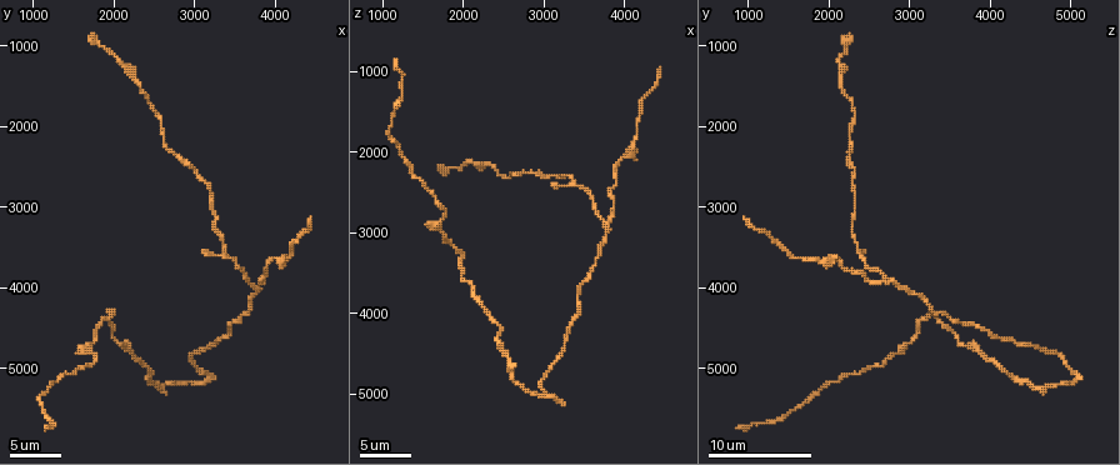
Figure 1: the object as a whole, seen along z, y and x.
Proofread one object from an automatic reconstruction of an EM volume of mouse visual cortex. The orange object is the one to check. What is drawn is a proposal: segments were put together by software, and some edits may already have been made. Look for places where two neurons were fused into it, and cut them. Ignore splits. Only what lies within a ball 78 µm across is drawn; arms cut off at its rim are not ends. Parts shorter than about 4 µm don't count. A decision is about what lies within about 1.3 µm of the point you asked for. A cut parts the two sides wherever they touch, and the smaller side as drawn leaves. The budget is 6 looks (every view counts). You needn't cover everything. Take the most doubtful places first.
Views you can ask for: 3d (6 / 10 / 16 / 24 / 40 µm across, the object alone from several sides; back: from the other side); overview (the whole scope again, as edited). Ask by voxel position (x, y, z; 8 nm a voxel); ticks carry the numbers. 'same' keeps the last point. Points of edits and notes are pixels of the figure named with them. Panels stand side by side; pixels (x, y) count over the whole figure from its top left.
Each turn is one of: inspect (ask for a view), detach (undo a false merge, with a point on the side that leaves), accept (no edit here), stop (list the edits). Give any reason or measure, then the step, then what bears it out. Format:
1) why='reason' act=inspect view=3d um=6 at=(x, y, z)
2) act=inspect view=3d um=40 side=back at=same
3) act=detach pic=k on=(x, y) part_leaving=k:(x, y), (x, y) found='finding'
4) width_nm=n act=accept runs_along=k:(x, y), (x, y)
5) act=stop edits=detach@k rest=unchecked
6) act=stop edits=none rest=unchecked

why='branch point' act=inspect view=3d um=10 at=(3800, 4000, 2850)

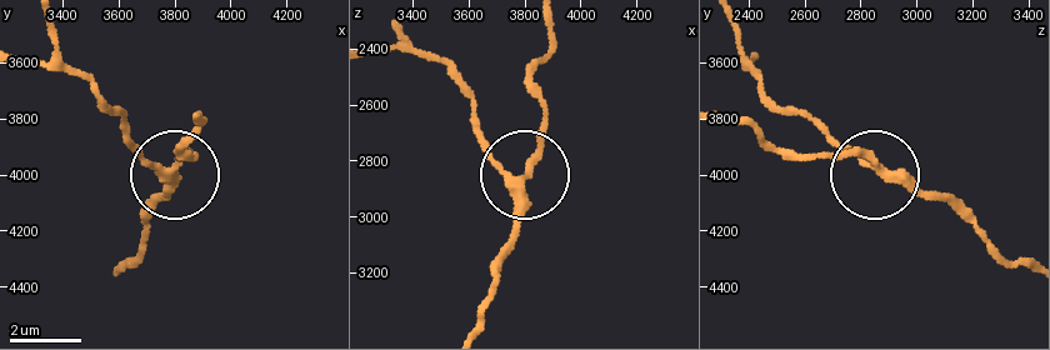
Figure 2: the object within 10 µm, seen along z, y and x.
width_nm=260 act=accept runs_along=2:(478, 323), (516, 233), (519, 188), (543, 153), (543, 101) found='continuous, no second neuron'

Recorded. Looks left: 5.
why='abrupt turn' act=inspect view=3d um=16 at=(3200, 5150, 5100)

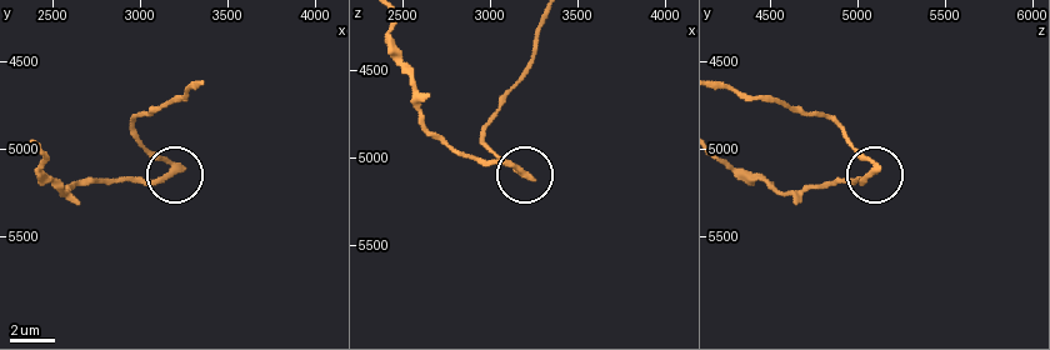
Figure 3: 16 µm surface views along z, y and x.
why='other side' act=inspect view=3d um=16 side=back at=(3180, 5120, 5100)

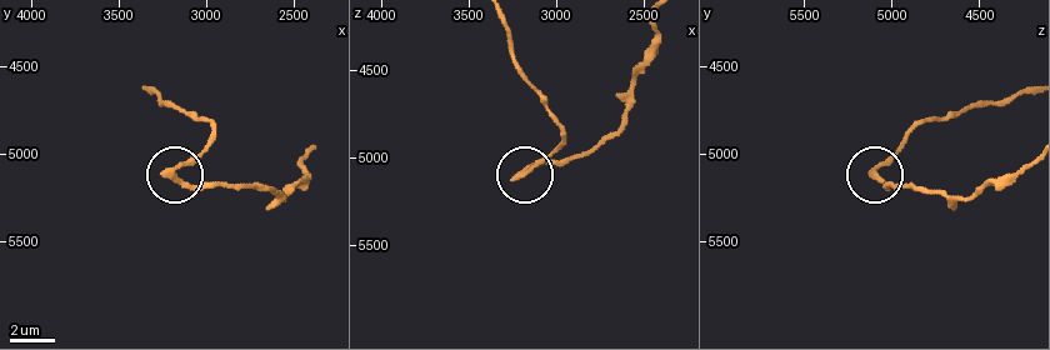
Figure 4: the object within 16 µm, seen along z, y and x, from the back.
act=detach pic=4 on=(193, 188) part_leaving=4:(874, 173), (885, 184), (929, 194), (974, 194), (1025, 170) found='two neurons meet here'

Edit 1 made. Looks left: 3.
why='see it whole again' act=inspect view=overview

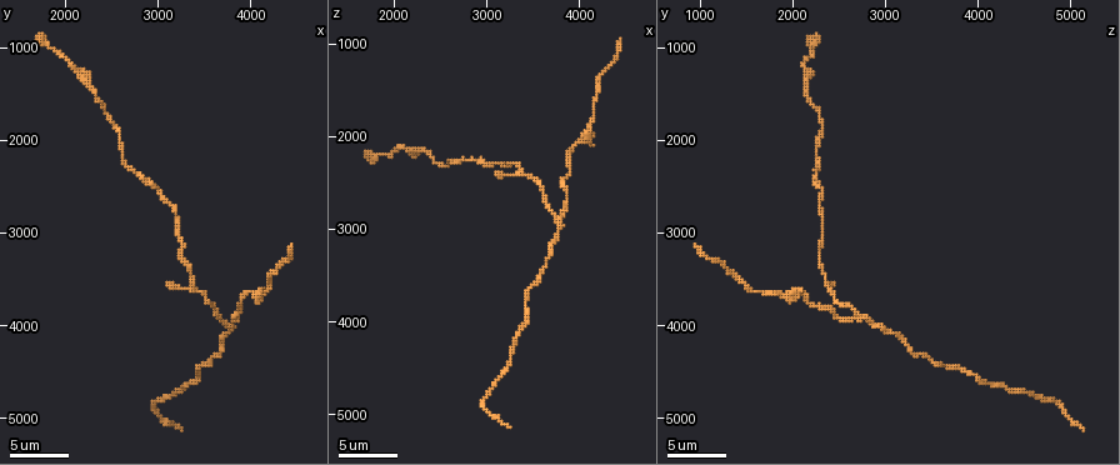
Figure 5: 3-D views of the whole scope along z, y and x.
why='sudden change in width' act=inspect view=3d um=10 at=(3900, 3650, 2100)

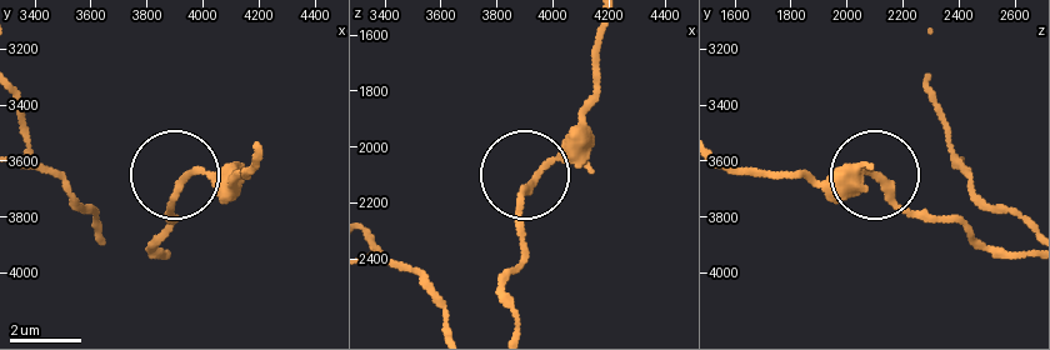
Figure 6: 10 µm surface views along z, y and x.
act=accept runs_along=6:(515, 326), (506, 281), (524, 245), (526, 183), (593, 105) found='continuous, no second neuron'

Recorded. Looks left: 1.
act=stop edits=detach@4 rest=unchecked

